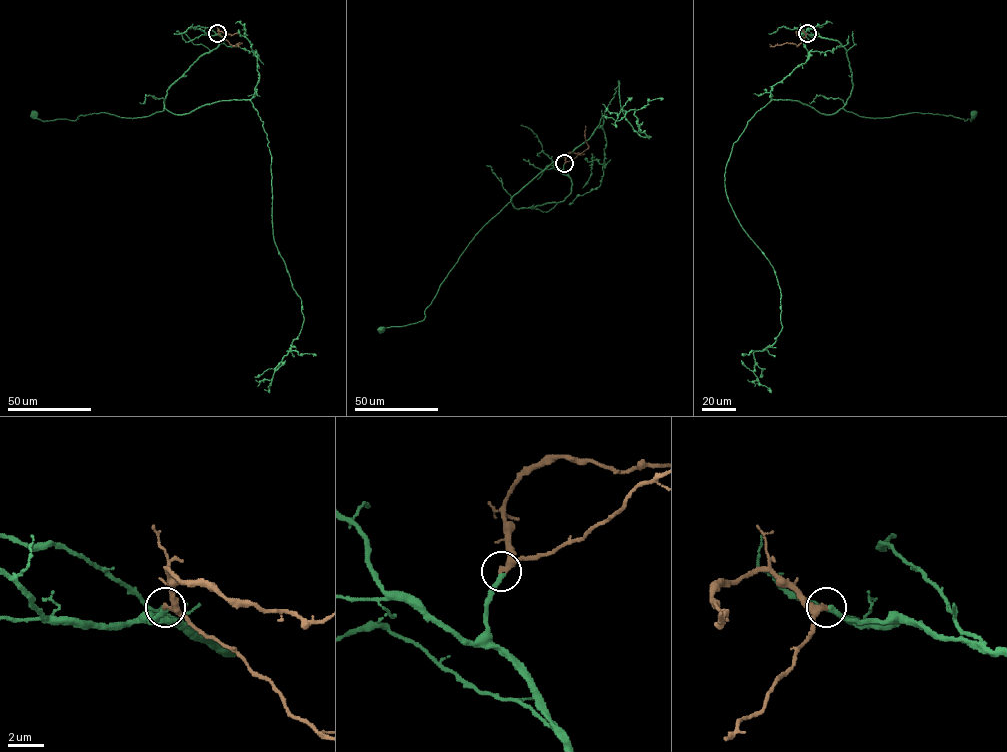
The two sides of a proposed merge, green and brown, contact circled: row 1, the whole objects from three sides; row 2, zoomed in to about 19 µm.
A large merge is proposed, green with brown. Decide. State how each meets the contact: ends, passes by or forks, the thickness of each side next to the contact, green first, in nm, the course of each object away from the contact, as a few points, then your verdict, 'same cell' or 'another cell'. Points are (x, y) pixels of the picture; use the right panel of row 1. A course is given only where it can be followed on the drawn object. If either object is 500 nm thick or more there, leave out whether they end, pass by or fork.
green ends there; brown ends there; 280 nm thick on the green side, 360 nm on the other; green runs (807, 33), (836, 40), (846, 49), (853, 88), (846, 111), (861, 117), (916, 112), (971, 121), (973, 114); brown runs (807, 33), (797, 46), (769, 44); same cell

